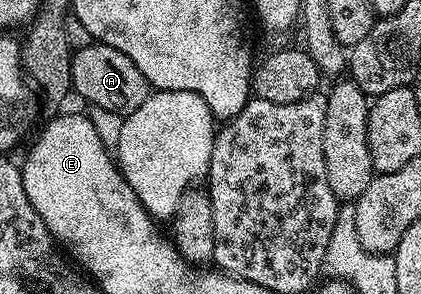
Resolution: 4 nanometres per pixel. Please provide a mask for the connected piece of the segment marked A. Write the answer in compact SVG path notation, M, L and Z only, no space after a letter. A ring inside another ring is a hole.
M88 41L85 47L77 46L72 52L72 91L80 94L86 104L102 106L121 116L134 113L150 94L146 77L142 77L138 65L126 53L118 53L118 49L95 41Z

